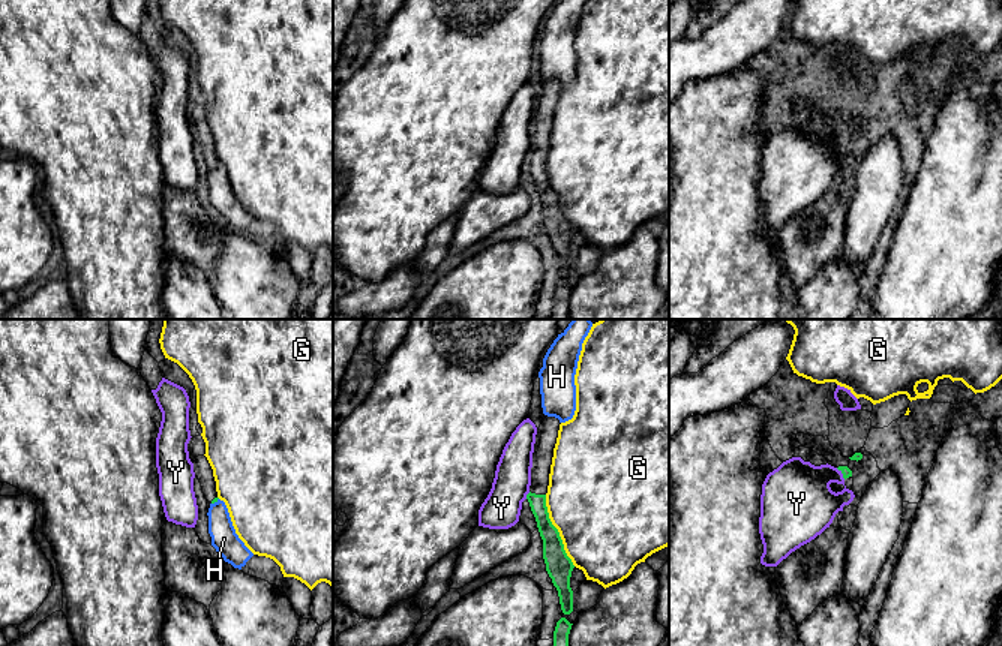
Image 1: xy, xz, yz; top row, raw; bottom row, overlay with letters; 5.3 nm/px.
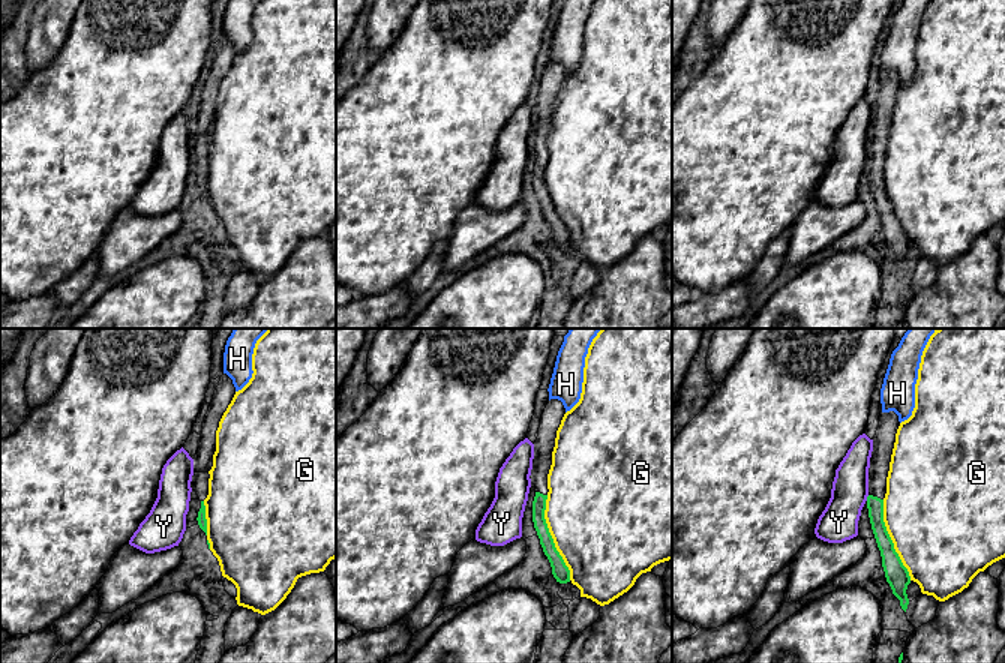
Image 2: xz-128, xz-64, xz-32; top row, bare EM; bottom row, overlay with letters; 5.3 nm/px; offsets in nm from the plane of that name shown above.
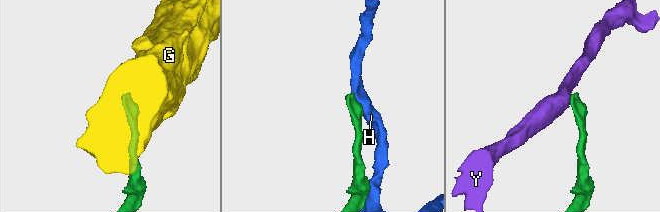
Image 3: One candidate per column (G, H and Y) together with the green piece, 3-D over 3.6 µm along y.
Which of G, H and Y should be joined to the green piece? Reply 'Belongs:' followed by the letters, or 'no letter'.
Belongs: no letter

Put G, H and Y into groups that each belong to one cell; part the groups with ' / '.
G / H / Y

